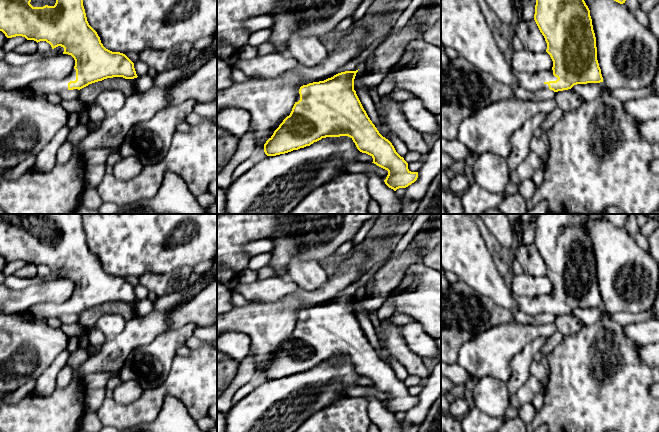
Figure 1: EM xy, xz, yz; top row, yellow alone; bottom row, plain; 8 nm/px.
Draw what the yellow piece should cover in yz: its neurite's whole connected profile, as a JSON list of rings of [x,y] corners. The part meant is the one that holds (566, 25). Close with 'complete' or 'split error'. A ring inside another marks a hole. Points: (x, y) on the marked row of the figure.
[[[536,0],[534,20],[545,38],[546,52],[553,61],[553,67],[533,74],[513,70],[519,87],[529,92],[542,89],[558,92],[577,84],[603,82],[590,10],[584,0]]]; split error

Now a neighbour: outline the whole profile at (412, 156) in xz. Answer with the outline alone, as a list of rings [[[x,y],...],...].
[[[409,151],[403,158],[407,163],[412,163],[417,161],[424,162],[426,155],[421,155],[420,153],[415,151]]]

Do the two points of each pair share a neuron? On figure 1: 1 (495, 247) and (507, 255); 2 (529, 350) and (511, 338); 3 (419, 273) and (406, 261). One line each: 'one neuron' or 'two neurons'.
1: one neuron
2: two neurons
3: two neurons

